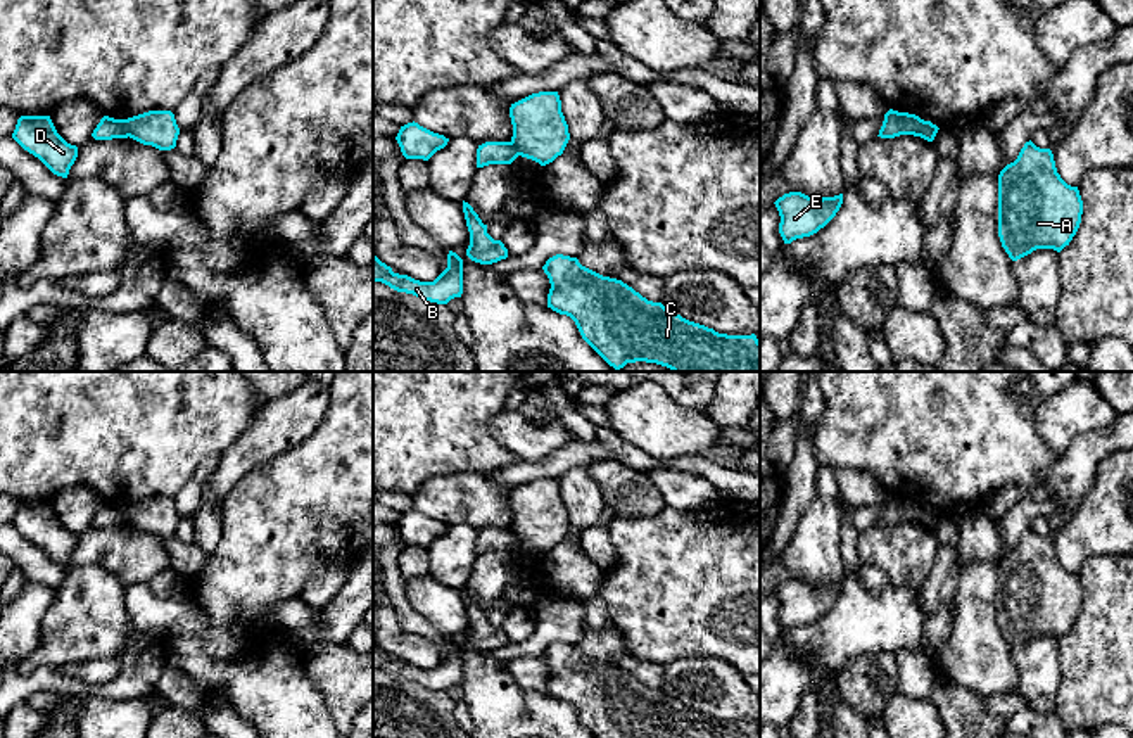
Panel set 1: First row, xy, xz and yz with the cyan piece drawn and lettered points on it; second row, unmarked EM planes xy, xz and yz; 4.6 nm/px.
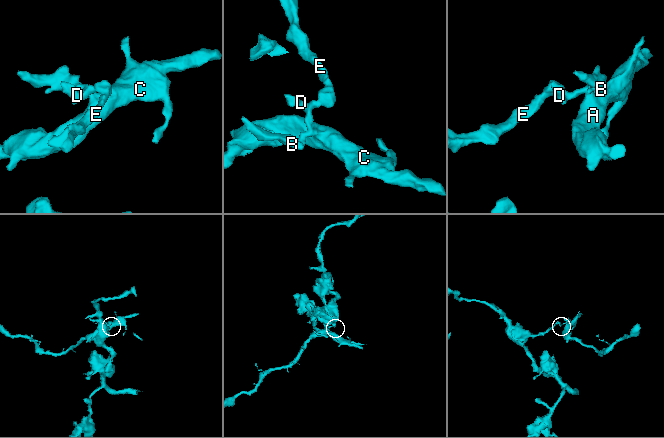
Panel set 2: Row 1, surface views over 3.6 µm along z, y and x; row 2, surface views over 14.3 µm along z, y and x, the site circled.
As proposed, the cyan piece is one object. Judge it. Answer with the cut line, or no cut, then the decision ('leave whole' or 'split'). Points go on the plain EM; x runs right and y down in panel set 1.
cut in xy along (123, 507), (128, 522); split

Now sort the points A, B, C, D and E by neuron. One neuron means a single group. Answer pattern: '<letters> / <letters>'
A B C D / E

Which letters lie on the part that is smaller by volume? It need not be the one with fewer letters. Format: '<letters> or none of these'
A, B, C, D

